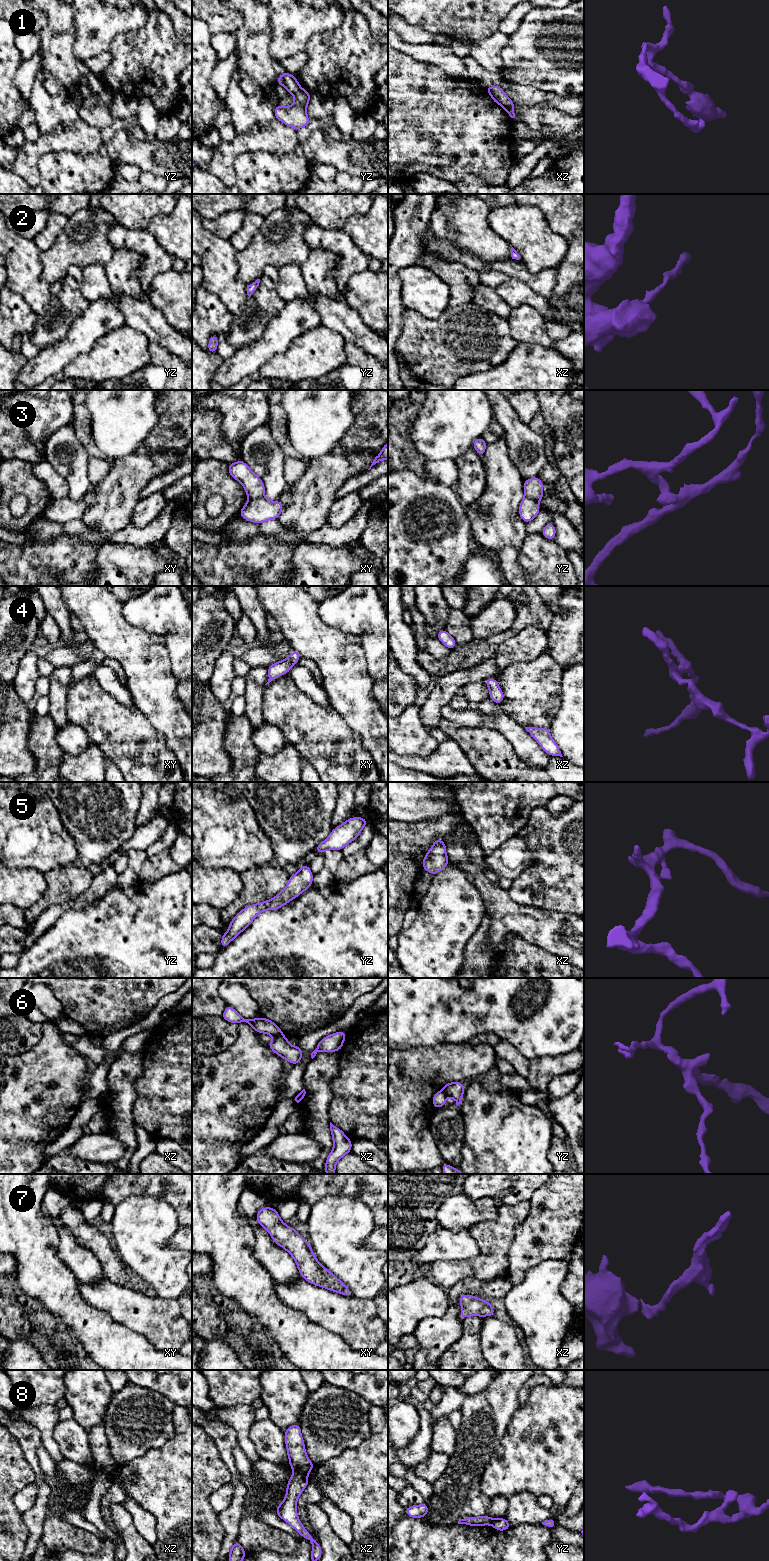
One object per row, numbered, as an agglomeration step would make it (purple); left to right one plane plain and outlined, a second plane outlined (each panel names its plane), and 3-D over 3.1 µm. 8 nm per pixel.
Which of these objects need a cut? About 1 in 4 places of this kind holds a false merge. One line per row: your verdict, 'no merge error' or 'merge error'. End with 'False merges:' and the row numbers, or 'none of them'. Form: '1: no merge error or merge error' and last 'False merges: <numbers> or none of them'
1: no merge error
2: no merge error
3: merge error
4: no merge error
5: no merge error
6: merge error
7: no merge error
8: no merge error
False merges: 3, 6

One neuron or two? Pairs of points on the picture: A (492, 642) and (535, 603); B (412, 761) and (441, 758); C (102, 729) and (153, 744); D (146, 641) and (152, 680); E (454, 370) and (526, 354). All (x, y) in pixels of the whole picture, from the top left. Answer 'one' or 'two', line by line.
A: one
B: one
C: one
D: one
E: two

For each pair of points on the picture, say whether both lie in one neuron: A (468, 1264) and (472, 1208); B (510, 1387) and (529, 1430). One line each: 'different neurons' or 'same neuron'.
A: different neurons
B: different neurons

